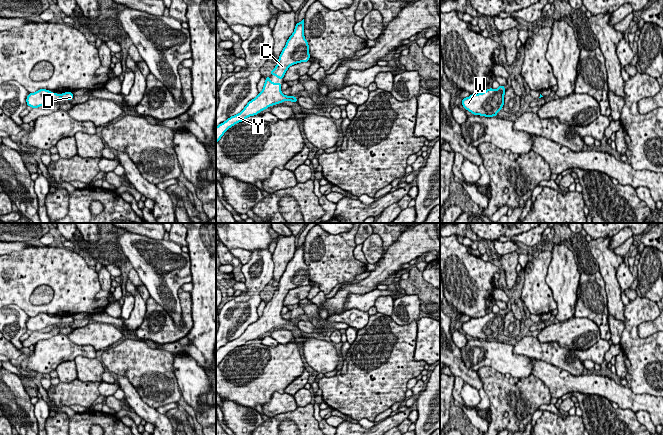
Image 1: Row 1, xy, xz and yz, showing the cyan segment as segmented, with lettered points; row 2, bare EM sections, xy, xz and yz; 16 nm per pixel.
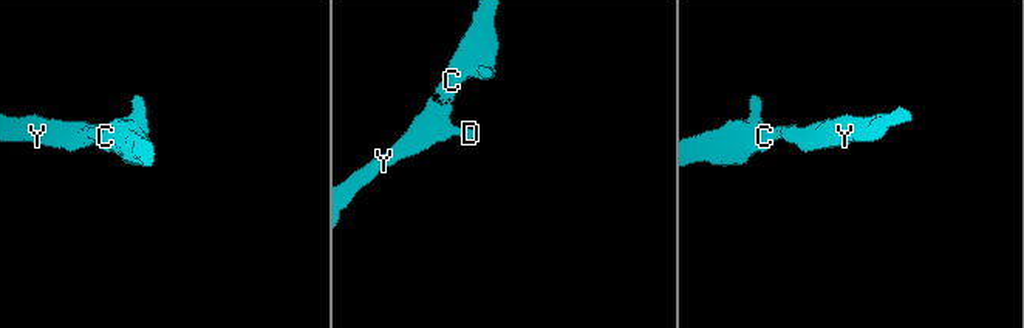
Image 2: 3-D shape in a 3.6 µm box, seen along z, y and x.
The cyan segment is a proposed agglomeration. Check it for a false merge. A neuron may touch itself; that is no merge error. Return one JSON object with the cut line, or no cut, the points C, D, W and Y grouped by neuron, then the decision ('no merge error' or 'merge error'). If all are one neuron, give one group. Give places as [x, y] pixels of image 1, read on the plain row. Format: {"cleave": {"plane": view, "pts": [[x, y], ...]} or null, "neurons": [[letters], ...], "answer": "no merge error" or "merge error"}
{"cleave": null, "neurons": [["C", "D", "W", "Y"]], "answer": "no merge error"}

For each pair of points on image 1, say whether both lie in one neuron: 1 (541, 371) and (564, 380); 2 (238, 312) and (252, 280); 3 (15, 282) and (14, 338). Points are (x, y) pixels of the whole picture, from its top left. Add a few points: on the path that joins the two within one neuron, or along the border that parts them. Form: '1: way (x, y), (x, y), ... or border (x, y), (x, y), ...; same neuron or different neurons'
1: way (547, 373), (558, 380); same neuron
2: way (246, 304), (252, 297), (252, 288); same neuron
3: border (10, 304), (19, 306), (29, 316); different neurons

